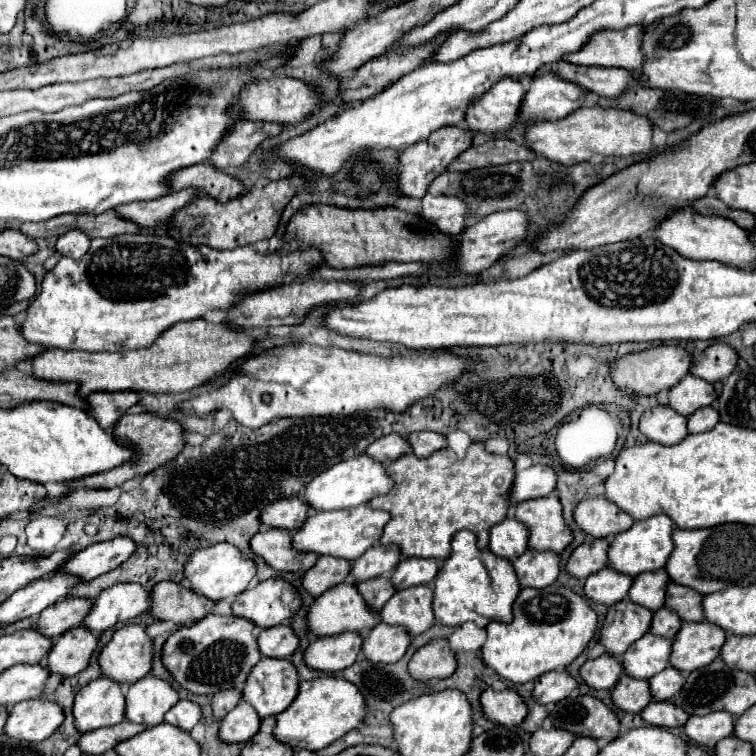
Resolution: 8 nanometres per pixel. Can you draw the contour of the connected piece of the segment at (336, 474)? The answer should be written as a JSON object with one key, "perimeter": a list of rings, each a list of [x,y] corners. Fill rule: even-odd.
{"perimeter":[[[360,454],[356,458],[344,460],[340,464],[334,464],[332,468],[318,474],[304,492],[304,500],[310,504],[312,510],[342,510],[342,508],[354,508],[358,504],[370,502],[374,496],[388,494],[394,486],[394,480],[388,476],[384,464],[376,462],[368,454]]]}

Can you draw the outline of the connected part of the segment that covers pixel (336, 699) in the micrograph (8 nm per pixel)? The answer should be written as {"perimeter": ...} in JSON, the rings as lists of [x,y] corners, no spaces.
{"perimeter":[[[320,676],[308,682],[300,682],[300,692],[296,700],[282,714],[276,716],[278,722],[274,736],[280,742],[290,744],[292,748],[322,750],[344,734],[356,730],[364,722],[366,714],[366,700],[352,682],[334,676]]]}

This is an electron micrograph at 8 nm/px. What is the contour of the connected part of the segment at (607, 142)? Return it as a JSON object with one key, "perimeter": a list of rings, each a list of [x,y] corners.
{"perimeter":[[[578,108],[570,116],[558,122],[534,122],[524,134],[526,146],[550,162],[572,166],[586,162],[592,156],[634,156],[648,154],[652,150],[652,122],[644,116],[636,116],[630,110],[616,108]]]}

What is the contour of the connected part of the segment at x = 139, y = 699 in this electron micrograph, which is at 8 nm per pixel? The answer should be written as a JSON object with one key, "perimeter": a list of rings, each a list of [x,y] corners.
{"perimeter":[[[152,674],[140,678],[126,692],[126,718],[136,724],[156,726],[164,720],[164,714],[178,702],[174,686]]]}

